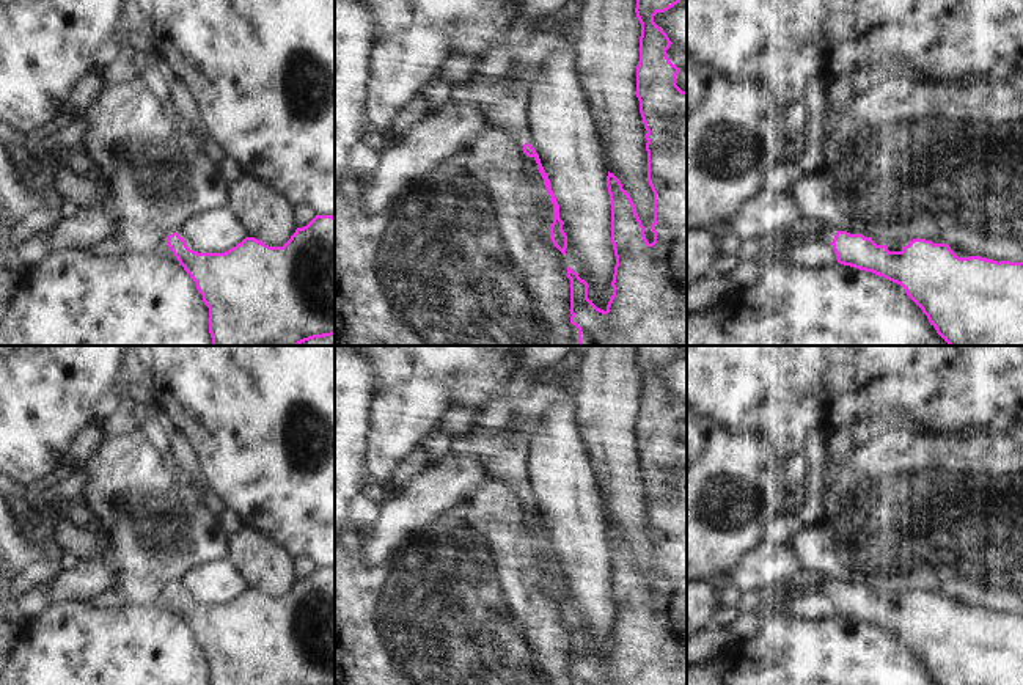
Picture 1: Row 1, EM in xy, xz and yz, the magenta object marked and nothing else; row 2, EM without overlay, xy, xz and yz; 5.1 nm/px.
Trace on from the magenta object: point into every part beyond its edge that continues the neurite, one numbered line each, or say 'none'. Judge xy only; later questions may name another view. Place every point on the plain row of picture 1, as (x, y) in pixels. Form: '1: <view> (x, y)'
none

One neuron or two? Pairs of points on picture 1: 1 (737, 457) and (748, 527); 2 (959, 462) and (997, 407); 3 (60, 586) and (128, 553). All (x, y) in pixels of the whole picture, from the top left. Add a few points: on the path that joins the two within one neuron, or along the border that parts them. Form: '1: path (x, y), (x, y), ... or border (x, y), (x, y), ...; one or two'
1: path (737, 475), (737, 494), (744, 500), (744, 509); one
2: border (1004, 432), (943, 439); two
3: border (107, 558), (120, 567), (121, 583); two

